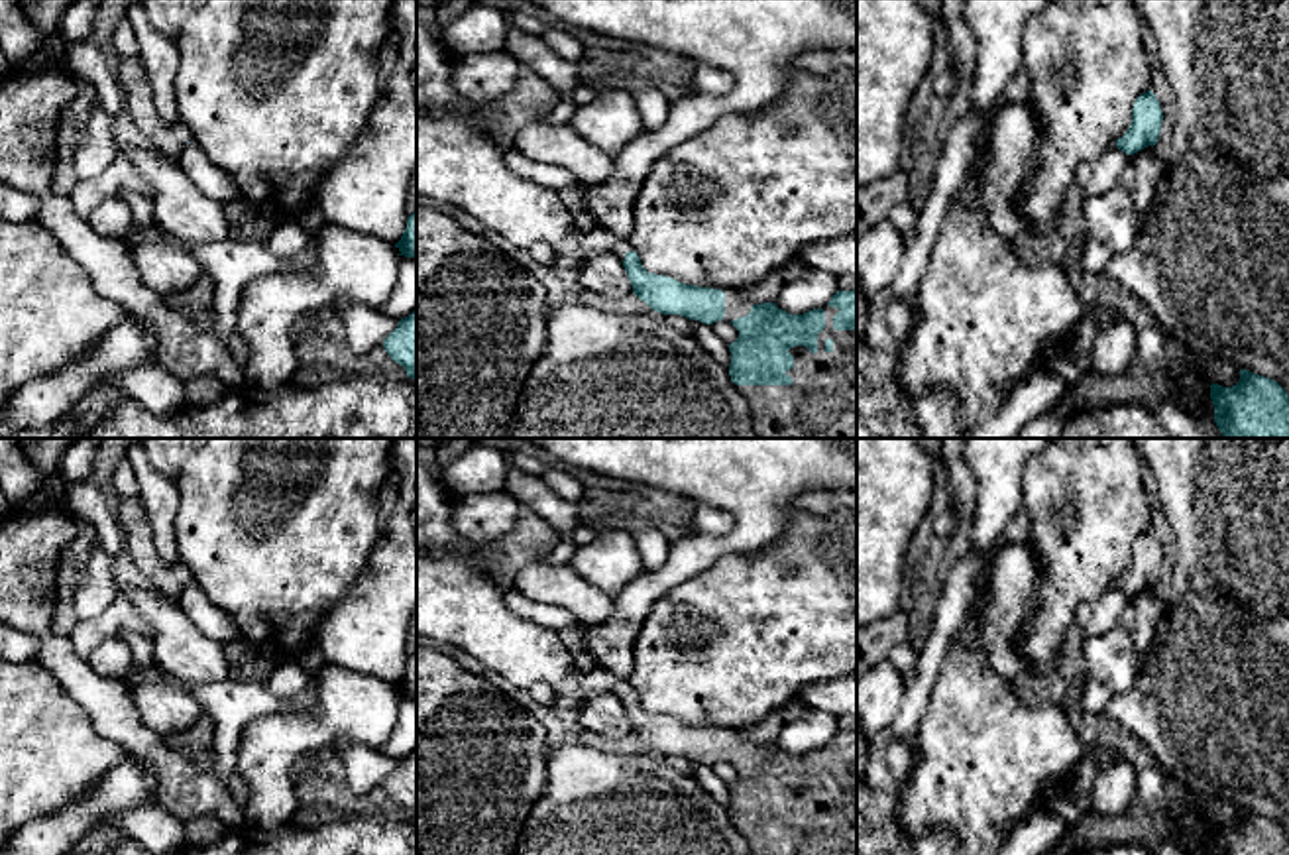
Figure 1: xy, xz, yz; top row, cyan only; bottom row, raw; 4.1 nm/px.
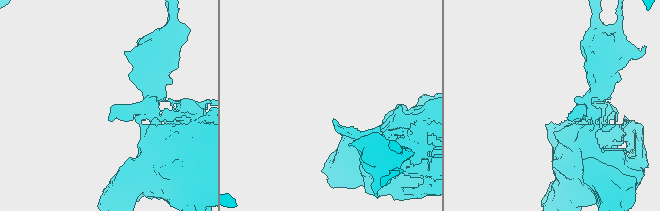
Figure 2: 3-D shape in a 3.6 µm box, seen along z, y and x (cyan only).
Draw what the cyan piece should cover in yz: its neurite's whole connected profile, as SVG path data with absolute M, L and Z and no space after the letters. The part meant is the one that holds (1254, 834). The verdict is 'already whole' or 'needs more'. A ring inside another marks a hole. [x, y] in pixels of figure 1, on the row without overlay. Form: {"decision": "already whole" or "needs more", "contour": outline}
{"decision": "already whole", "contour": "M1240 810L1232 827L1210 826L1214 855L1289 855L1289 835L1273 820Z"}

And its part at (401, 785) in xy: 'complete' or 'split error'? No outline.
complete

